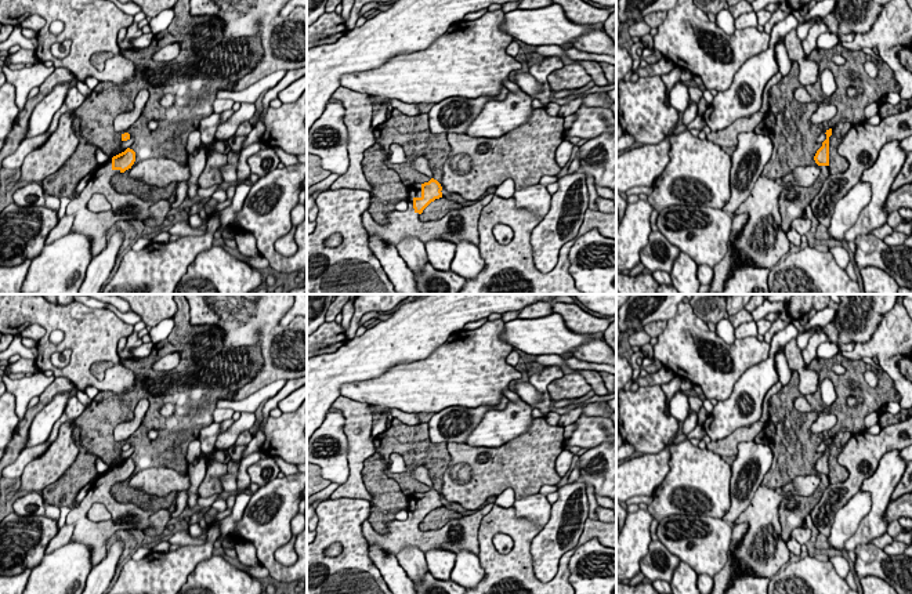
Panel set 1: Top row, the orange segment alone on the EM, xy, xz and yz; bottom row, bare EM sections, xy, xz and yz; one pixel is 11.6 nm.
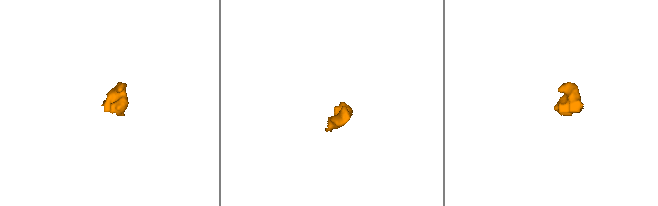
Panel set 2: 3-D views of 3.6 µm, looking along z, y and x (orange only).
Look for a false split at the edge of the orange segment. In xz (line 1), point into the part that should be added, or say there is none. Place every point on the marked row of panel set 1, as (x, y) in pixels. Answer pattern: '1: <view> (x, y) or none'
1: xz (456, 225)

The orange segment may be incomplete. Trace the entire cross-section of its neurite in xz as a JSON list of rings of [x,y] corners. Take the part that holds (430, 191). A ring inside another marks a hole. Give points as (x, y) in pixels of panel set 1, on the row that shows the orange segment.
[[[431,178],[424,184],[412,184],[405,211],[392,210],[384,224],[373,220],[369,211],[362,214],[362,222],[369,236],[377,236],[388,245],[397,246],[405,238],[417,238],[423,243],[444,239],[452,243],[467,240],[479,245],[478,218],[481,210],[492,200],[493,193],[482,196],[471,206],[446,213],[434,221],[421,221],[420,214],[435,199],[442,198],[441,184]]]

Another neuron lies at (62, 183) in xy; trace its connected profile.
[[[75,119],[72,128],[79,138],[79,145],[68,162],[41,181],[44,195],[76,199],[79,181],[90,174],[97,166],[97,146],[87,142],[80,134],[80,120]]]

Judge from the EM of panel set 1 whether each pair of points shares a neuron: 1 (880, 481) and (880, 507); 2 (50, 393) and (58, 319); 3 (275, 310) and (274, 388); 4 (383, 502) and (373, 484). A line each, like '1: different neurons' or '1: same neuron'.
1: same neuron
2: different neurons
3: different neurons
4: same neuron

